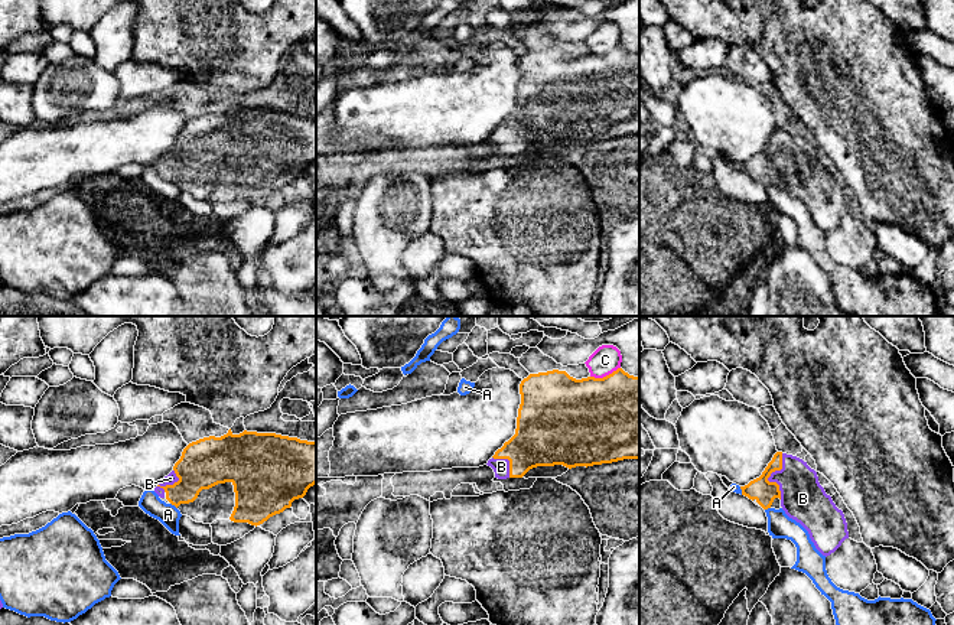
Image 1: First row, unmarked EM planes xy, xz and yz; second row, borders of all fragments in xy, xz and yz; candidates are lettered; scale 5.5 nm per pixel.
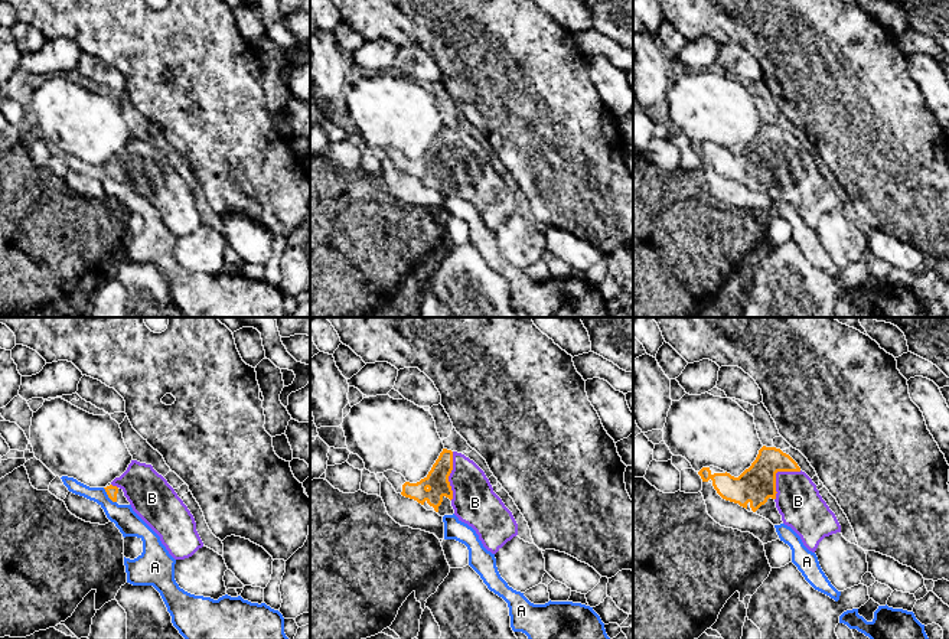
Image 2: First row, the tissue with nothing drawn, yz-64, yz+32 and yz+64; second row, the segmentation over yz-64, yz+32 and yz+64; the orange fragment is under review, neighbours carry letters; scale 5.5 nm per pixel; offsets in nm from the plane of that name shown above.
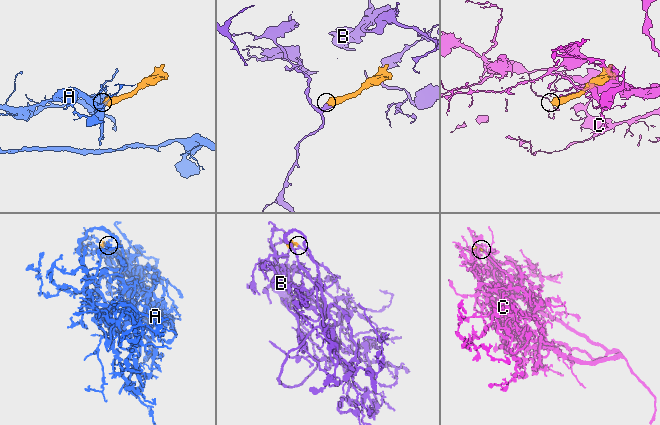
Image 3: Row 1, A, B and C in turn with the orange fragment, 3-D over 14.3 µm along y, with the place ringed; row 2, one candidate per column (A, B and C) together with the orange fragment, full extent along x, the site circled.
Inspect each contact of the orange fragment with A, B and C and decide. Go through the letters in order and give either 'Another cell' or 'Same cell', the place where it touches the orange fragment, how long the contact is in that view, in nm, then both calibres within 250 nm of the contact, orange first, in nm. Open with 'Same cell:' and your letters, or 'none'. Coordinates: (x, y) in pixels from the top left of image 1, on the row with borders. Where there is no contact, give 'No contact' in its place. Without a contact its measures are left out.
Same cell: B
A: Another cell. Touches orange at xy (173, 504). Shared border 50 nm. Thickness 240 nm (orange) against 120 nm
B: Same cell. Touches orange at yz (769, 475). Shared border 260 nm. Thickness 130 nm (orange) against 240 nm
C: Another cell. Touches orange at xz (606, 376). Shared border 180 nm. Thickness 480 nm (orange) against 160 nm

